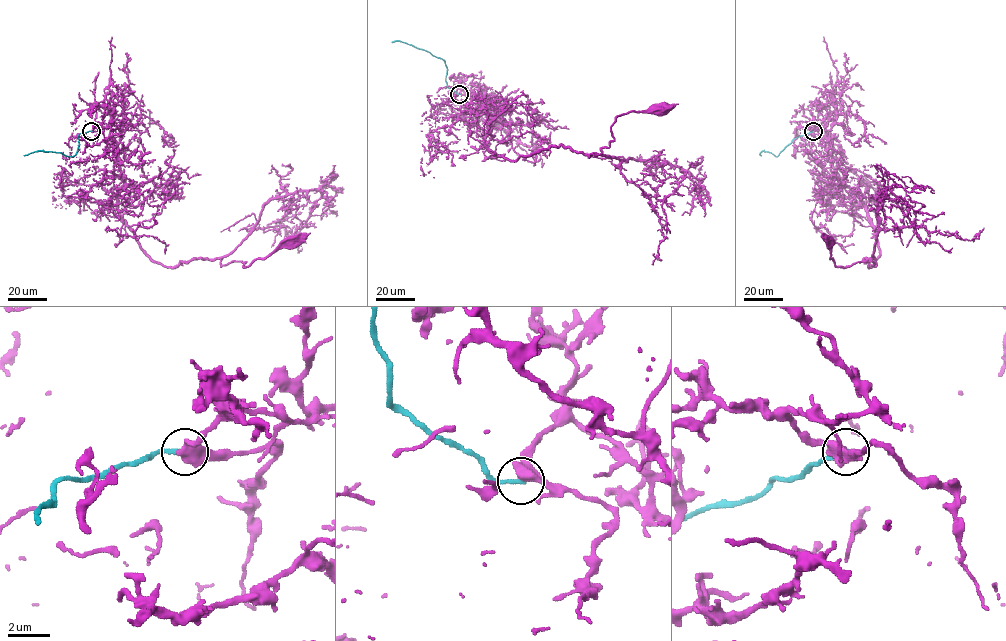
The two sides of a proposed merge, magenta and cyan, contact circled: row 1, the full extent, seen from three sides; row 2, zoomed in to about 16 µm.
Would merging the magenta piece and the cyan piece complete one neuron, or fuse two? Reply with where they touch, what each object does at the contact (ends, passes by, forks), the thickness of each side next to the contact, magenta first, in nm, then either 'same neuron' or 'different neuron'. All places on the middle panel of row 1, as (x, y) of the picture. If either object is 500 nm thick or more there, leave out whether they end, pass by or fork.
(459, 94) | 500/240 nm | different neuron

